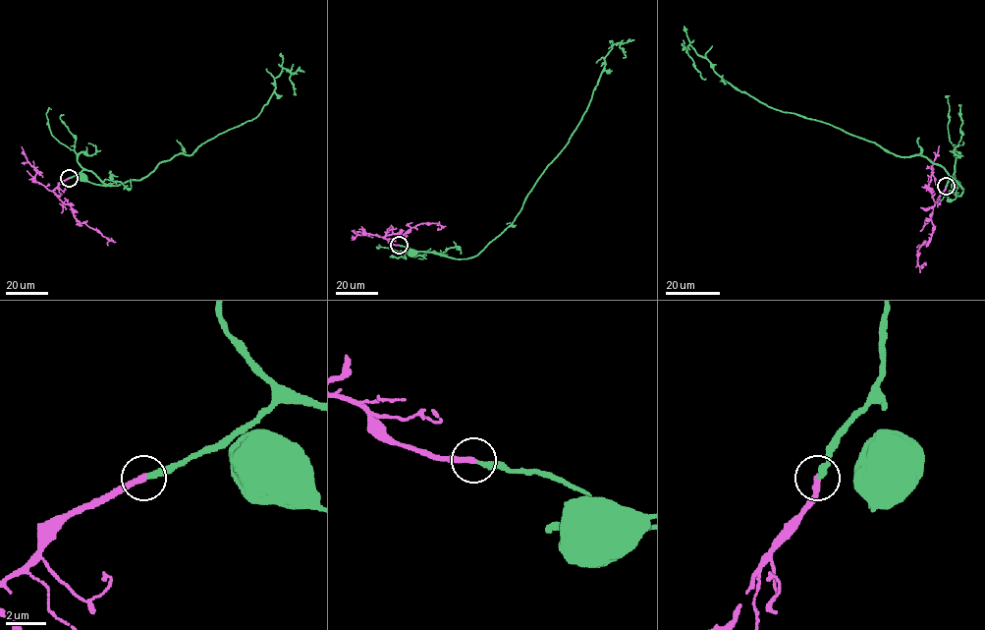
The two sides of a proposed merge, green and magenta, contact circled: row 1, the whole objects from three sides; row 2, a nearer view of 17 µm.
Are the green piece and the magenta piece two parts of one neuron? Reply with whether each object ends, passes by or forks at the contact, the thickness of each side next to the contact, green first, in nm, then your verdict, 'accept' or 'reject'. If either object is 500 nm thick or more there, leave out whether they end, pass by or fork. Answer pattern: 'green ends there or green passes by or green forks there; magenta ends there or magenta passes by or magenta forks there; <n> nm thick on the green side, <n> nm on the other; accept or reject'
green ends there; magenta ends there; 280 nm thick on the green side, 320 nm on the other; accept

